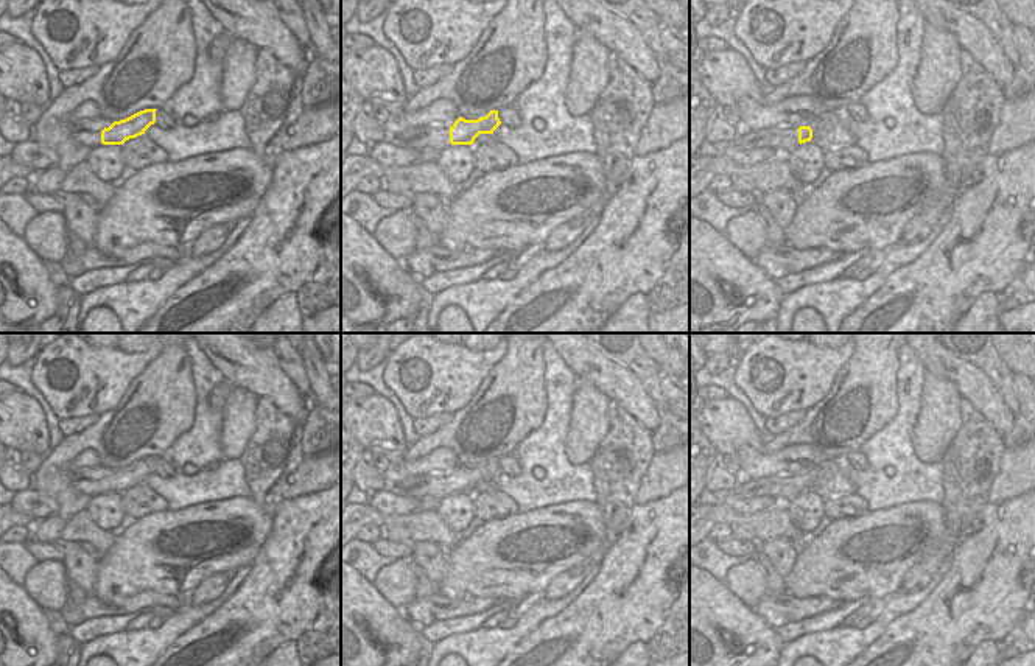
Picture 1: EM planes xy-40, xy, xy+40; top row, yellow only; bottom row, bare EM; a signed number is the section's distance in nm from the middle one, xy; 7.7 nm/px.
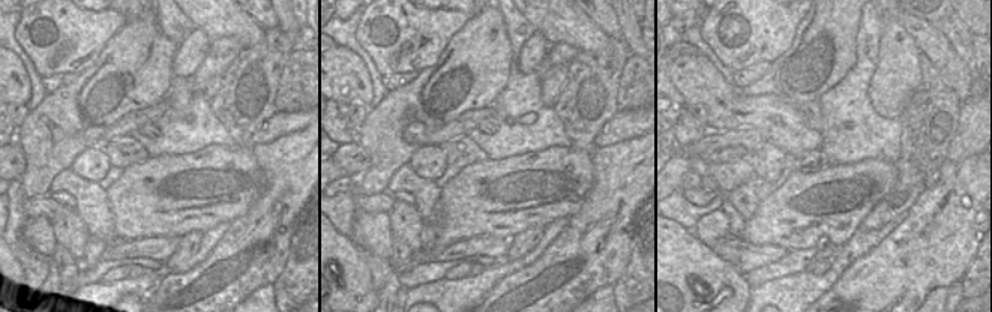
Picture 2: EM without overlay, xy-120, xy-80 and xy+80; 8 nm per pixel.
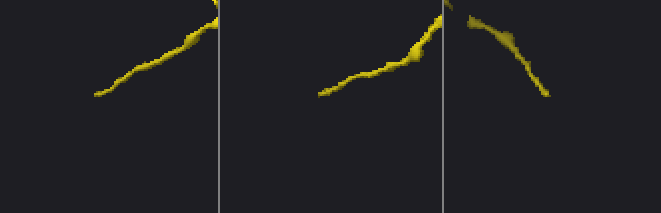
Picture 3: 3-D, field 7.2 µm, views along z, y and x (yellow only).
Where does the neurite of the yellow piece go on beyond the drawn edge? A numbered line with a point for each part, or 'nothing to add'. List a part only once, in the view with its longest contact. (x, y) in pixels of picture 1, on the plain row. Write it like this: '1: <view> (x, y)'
1: xy-40 (87, 481)

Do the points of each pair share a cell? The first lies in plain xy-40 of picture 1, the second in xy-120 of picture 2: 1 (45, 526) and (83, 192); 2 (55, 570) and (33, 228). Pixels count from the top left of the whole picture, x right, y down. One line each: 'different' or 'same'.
1: different
2: same

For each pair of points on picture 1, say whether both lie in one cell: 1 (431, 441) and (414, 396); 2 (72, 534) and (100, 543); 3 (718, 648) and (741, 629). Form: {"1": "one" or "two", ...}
{"1": "two", "2": "one", "3": "one"}

